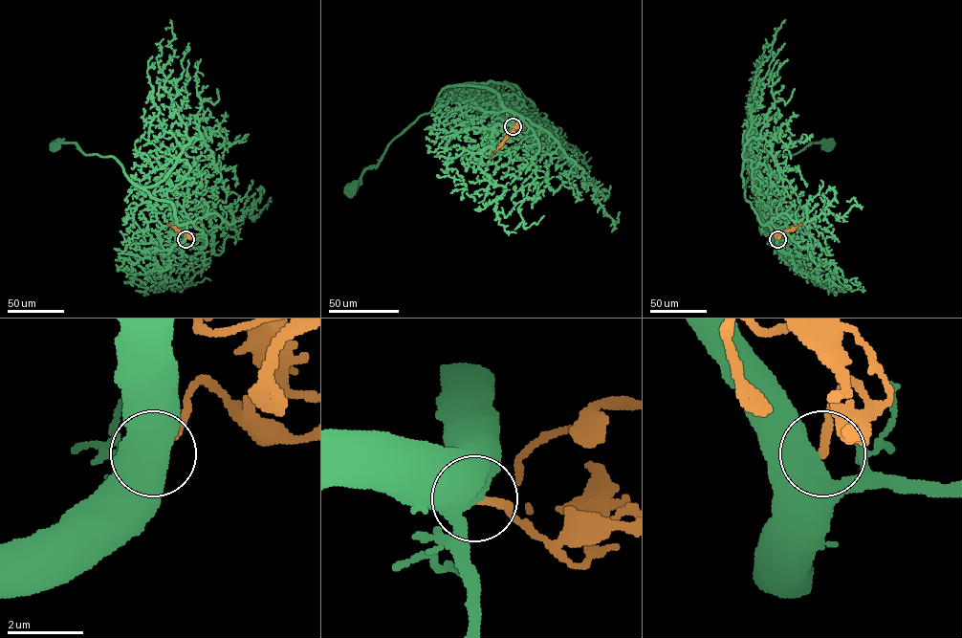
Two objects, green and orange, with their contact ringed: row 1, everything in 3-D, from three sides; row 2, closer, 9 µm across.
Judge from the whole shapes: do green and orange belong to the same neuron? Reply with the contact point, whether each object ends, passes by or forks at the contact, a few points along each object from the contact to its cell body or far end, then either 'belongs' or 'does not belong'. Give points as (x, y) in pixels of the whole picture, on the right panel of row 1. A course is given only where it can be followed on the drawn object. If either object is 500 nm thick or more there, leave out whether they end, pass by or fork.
place (777, 239); course green (777, 239), (745, 198), (745, 184), (769, 156), (793, 154), (810, 142), (829, 147); course orange (777, 239), (778, 233), (802, 225); does not belong

